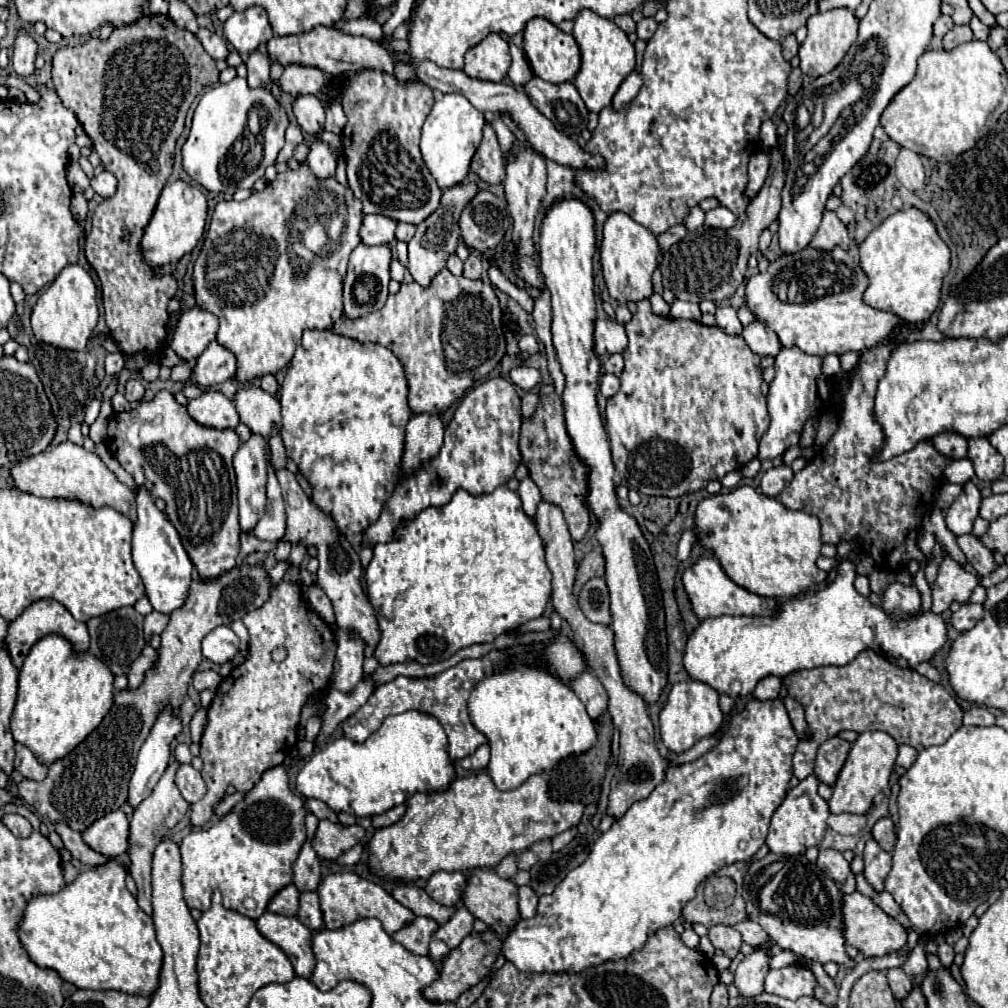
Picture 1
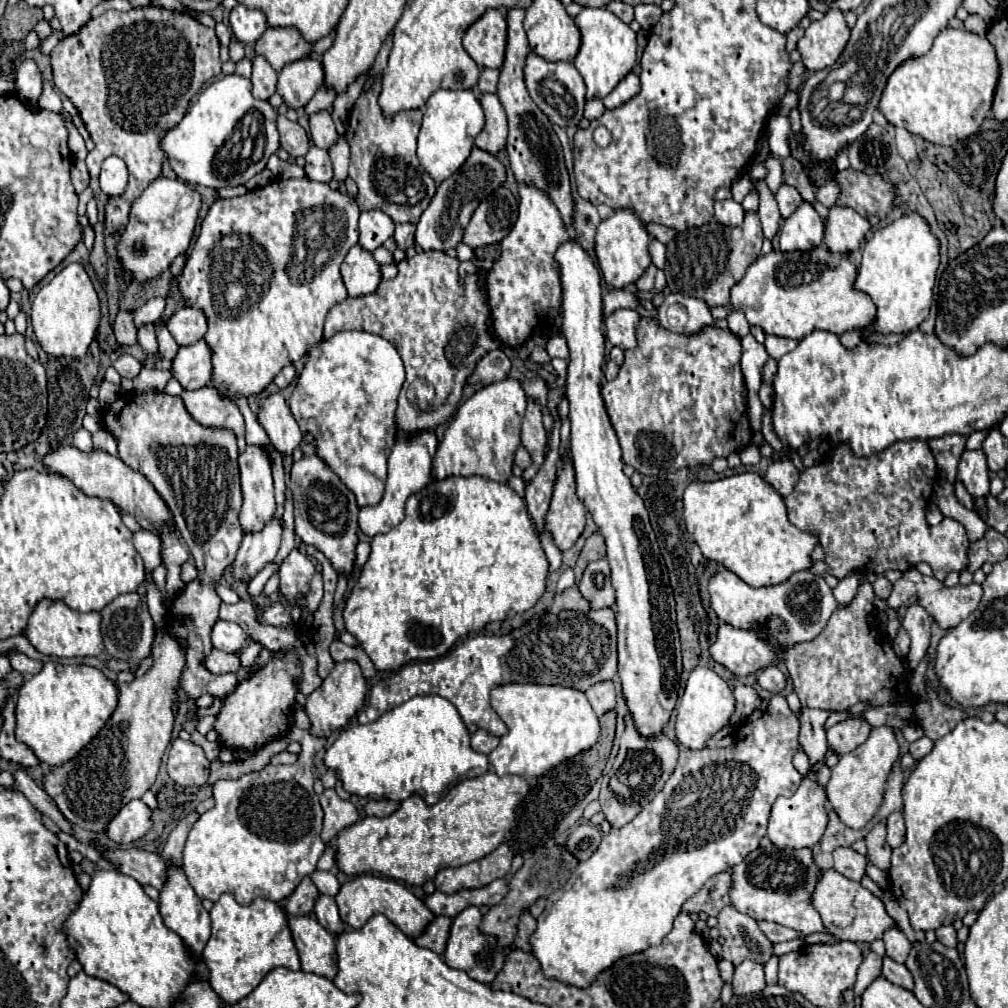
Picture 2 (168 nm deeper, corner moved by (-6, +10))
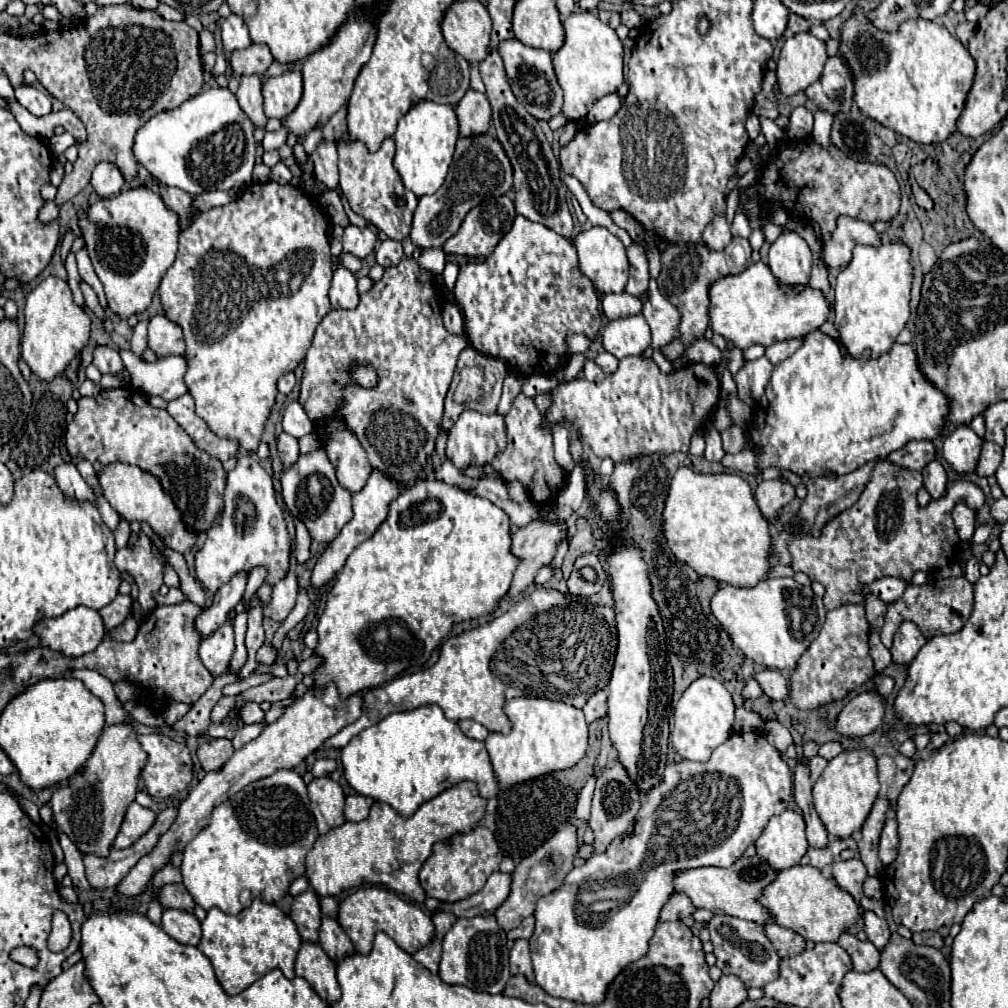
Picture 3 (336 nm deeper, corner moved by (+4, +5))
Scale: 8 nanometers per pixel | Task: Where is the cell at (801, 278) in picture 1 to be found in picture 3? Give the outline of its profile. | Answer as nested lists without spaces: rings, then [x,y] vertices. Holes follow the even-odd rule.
[[[763,262],[749,264],[745,272],[719,278],[709,286],[711,330],[741,350],[747,350],[753,344],[769,346],[777,340],[803,338],[817,330],[829,318],[829,312],[831,308],[825,296],[811,286],[799,288],[793,296],[783,292]]]

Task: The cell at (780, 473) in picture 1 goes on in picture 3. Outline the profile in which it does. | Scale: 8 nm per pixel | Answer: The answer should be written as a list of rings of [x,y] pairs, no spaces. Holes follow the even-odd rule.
[[[781,480],[761,482],[759,488],[755,490],[757,506],[767,520],[773,520],[777,512],[783,506],[787,506],[793,498],[795,498],[795,488],[789,482],[781,482]]]

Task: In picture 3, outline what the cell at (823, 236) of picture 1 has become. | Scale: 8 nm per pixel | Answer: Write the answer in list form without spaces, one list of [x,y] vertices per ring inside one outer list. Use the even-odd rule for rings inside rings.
[[[841,216],[831,238],[823,246],[823,260],[829,268],[845,268],[851,262],[851,250],[855,244],[879,246],[879,234],[871,224]]]

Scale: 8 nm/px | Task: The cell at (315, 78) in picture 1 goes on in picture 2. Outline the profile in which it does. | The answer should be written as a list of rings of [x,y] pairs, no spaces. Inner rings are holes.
[[[299,59],[285,65],[279,73],[277,93],[285,99],[291,109],[299,109],[309,103],[325,83],[325,71],[321,59]]]

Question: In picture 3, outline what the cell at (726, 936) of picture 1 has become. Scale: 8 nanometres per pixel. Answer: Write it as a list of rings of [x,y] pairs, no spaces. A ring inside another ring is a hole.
[[[713,916],[707,924],[713,942],[713,954],[717,956],[717,966],[723,974],[737,976],[747,988],[763,988],[767,982],[779,978],[779,954],[771,946],[769,938],[763,934],[763,926],[757,922],[747,922],[735,916]]]

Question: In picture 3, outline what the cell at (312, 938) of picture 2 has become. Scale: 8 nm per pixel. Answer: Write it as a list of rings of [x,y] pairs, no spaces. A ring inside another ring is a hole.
[[[303,942],[295,960],[295,974],[305,978],[311,988],[331,1006],[339,1000],[339,984],[335,978],[335,962],[319,944]]]

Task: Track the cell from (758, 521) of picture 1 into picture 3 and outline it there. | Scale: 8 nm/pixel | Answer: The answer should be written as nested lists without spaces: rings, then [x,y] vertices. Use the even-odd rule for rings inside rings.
[[[681,466],[667,490],[663,536],[677,560],[717,582],[749,588],[765,580],[771,568],[767,520],[759,512],[749,484],[737,474],[701,474]]]

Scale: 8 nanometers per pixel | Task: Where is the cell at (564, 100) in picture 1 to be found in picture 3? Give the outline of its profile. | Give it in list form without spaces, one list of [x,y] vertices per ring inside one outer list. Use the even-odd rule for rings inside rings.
[[[511,38],[511,40],[499,42],[497,52],[503,58],[503,66],[505,66],[505,72],[507,72],[515,98],[531,116],[535,116],[537,120],[549,120],[551,116],[561,112],[563,92],[557,84],[557,78],[555,78],[555,72],[551,66],[551,54],[547,50],[531,48],[531,46],[525,46],[523,42],[519,42],[517,38]]]

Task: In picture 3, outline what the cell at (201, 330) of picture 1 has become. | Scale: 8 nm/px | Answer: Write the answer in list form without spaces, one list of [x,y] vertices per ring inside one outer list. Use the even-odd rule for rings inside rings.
[[[163,314],[153,316],[149,320],[149,348],[157,354],[157,358],[183,354],[185,352],[185,340],[183,332],[177,324],[167,320]]]

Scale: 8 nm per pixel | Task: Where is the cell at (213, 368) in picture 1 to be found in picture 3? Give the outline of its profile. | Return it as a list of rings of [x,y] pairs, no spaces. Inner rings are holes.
[[[119,349],[125,368],[131,372],[131,386],[143,396],[161,396],[163,400],[175,400],[187,392],[183,382],[187,360],[183,356],[167,356],[149,364],[139,360],[131,350]]]

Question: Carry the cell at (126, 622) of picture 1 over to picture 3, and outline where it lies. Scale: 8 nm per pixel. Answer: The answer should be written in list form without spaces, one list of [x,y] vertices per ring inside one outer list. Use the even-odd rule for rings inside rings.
[[[117,594],[111,604],[103,606],[103,608],[99,610],[99,614],[101,614],[103,620],[105,620],[105,628],[107,628],[107,630],[119,626],[119,624],[127,618],[129,612],[131,612],[131,596],[125,596],[125,594]]]

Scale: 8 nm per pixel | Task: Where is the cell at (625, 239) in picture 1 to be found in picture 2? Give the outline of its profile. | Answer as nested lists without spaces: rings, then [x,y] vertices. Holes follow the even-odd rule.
[[[617,209],[611,217],[599,223],[595,235],[595,255],[607,285],[615,289],[625,289],[641,277],[641,273],[651,265],[649,241],[651,237],[647,233],[647,227],[641,221],[641,217],[633,213],[633,209]]]

